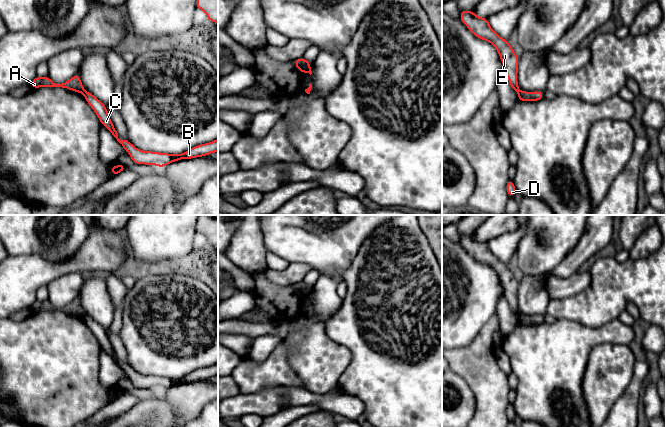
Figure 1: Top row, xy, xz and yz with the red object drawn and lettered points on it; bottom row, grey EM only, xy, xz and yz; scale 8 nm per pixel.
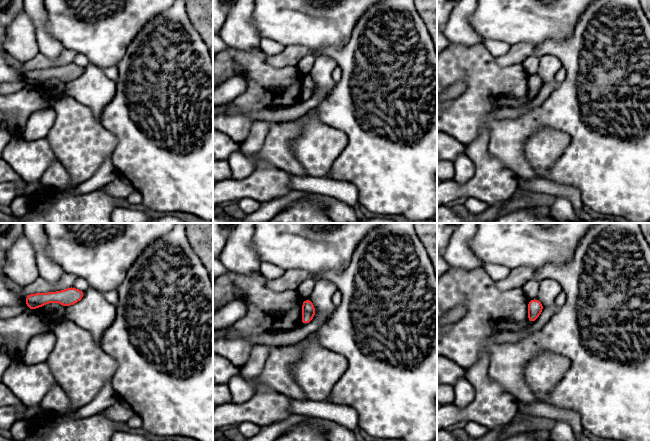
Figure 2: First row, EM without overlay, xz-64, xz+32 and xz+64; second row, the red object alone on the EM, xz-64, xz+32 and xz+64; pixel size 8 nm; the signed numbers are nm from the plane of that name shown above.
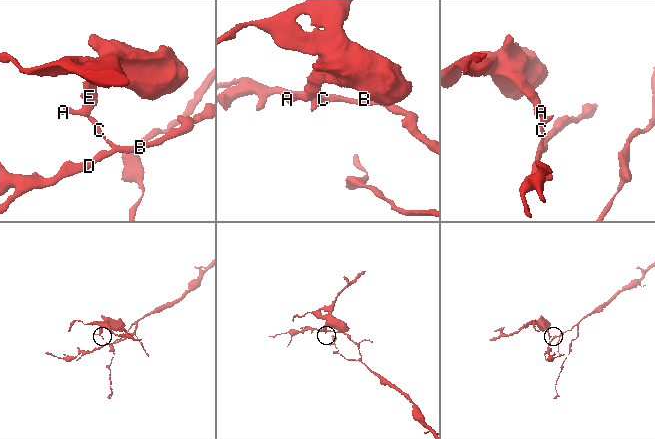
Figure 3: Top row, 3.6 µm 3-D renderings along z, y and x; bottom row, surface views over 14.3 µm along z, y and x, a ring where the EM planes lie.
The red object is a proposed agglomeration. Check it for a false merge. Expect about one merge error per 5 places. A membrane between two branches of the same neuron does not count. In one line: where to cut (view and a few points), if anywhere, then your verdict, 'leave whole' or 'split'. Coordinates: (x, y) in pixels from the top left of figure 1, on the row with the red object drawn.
cut xy (85, 91), (82, 93); split

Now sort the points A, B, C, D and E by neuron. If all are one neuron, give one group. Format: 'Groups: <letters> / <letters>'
Groups: A E / B C D

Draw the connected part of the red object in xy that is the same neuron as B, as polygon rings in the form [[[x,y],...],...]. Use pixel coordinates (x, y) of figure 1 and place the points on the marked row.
[[[85,91],[83,93],[85,100],[96,113],[101,124],[117,139],[121,146],[130,154],[134,164],[156,165],[165,167],[169,163],[179,161],[181,159],[192,159],[195,157],[203,157],[214,152],[218,152],[218,139],[201,145],[194,146],[190,150],[181,154],[168,154],[152,151],[142,151],[137,149],[128,140],[120,140],[118,133],[109,117],[105,104],[98,100],[93,94]]]

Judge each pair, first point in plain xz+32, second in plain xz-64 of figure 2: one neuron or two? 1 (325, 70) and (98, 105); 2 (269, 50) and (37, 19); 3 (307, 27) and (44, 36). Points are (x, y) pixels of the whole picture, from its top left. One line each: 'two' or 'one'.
1: one
2: one
3: two

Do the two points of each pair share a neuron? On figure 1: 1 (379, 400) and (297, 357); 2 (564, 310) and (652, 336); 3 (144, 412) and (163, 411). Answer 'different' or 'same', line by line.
1: different
2: different
3: same

